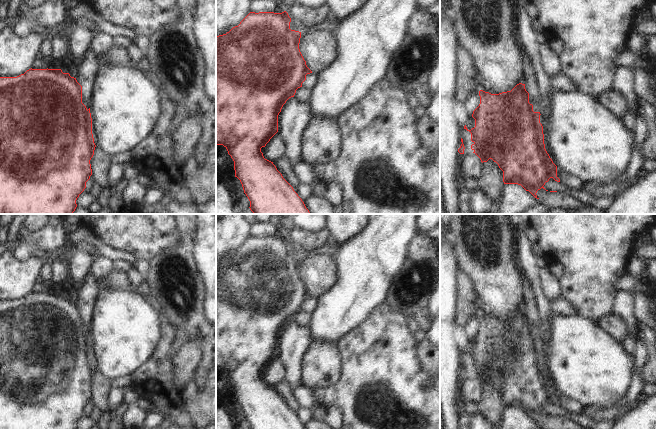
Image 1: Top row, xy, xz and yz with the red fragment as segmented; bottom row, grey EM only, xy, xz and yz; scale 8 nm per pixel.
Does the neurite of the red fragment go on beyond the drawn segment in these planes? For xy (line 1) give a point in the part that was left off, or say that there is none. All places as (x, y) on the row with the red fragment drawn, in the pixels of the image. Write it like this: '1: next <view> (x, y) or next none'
1: next none

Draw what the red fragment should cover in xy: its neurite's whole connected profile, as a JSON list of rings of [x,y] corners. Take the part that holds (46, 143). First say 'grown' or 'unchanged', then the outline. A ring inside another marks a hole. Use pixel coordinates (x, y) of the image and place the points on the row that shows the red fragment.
unchanged; [[[29,69],[17,77],[0,77],[0,214],[73,214],[76,200],[92,175],[90,160],[95,143],[90,108],[82,103],[82,86],[61,69]]]

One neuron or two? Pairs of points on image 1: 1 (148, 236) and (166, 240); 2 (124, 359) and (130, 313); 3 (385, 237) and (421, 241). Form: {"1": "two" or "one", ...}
{"1": "one", "2": "one", "3": "two"}

